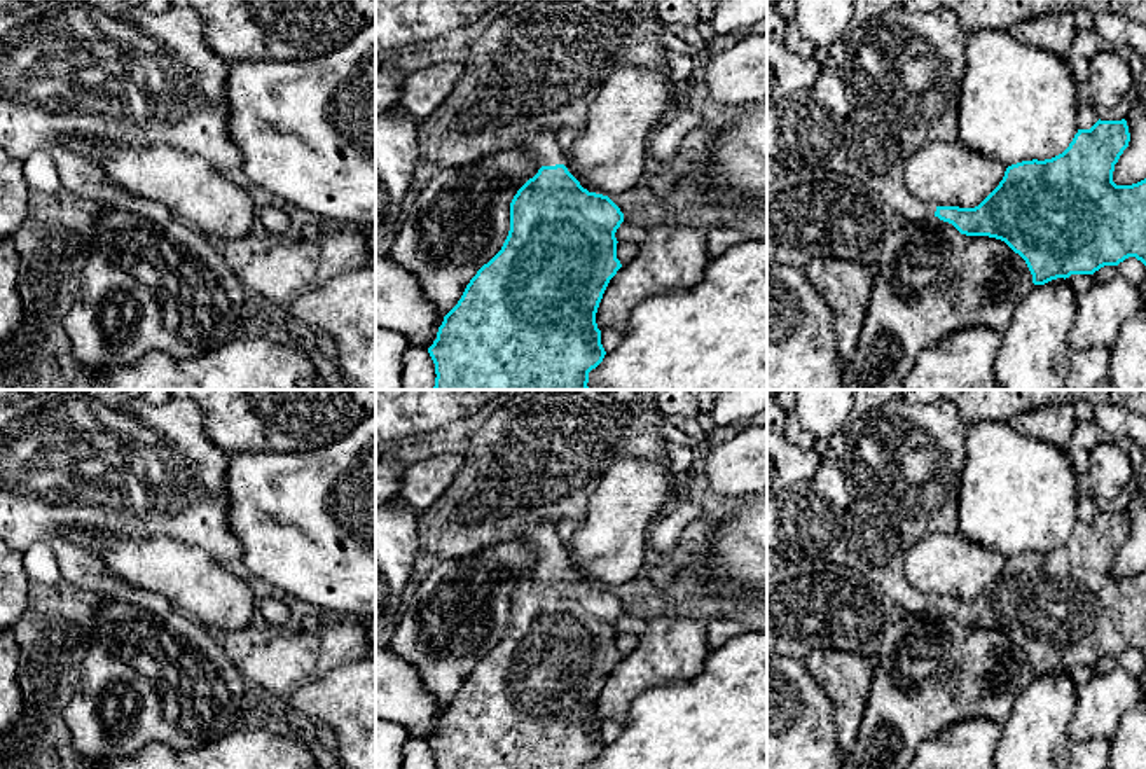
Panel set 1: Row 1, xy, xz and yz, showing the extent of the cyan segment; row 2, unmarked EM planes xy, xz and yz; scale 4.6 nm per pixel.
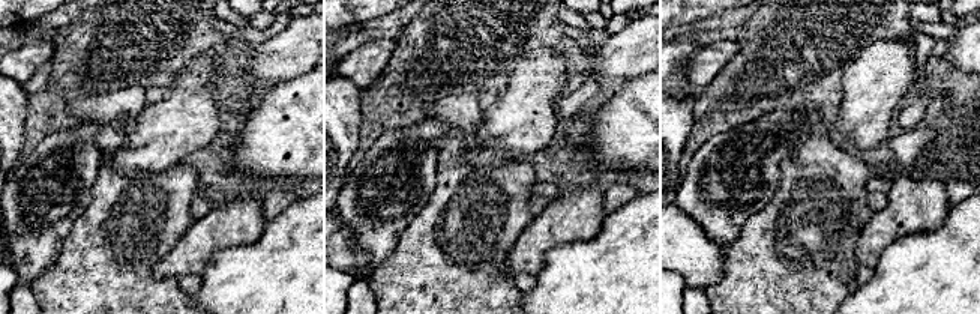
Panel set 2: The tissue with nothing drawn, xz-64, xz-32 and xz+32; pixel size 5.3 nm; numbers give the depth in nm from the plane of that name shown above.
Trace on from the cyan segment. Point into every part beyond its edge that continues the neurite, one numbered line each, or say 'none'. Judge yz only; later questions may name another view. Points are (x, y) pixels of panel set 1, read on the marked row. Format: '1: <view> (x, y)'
1: yz (902, 70)

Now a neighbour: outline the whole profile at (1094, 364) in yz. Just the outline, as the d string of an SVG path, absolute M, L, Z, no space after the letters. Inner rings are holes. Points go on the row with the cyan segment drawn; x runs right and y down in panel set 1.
M1108 346L1073 351L1066 390L1094 390L1101 381L1108 379L1109 364L1111 348Z

